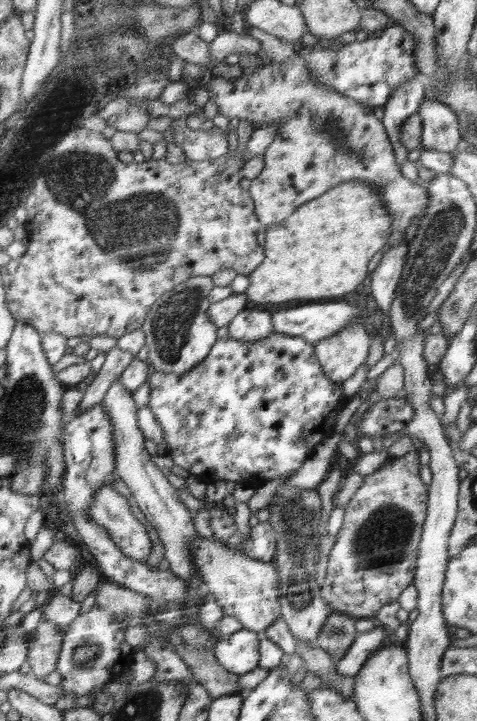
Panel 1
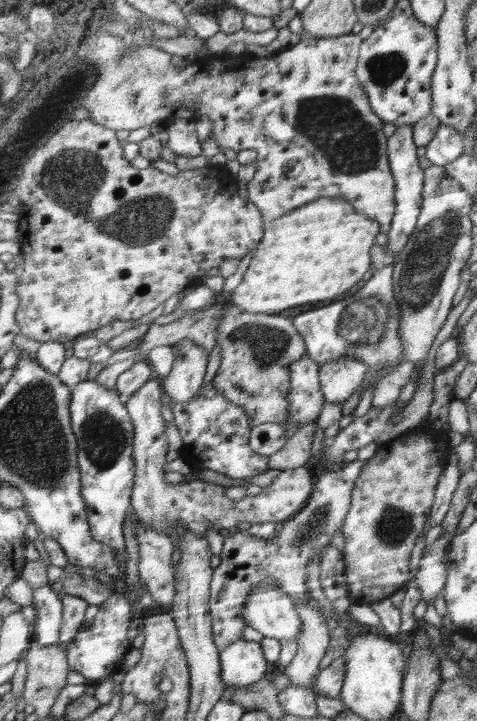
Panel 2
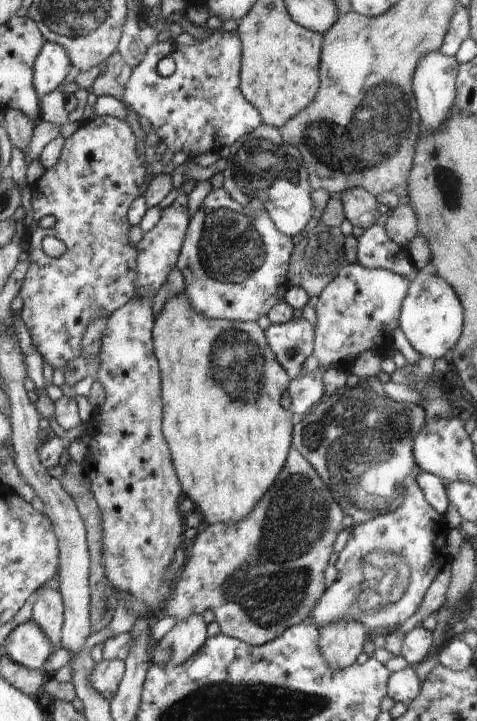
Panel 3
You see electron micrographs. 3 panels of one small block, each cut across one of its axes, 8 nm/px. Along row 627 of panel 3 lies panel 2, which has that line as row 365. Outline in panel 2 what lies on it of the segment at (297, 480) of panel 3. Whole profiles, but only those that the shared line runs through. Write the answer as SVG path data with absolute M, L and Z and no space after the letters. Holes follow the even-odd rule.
M228 304L219 313L219 324L215 334L215 342L220 346L220 368L213 380L214 388L220 390L220 394L224 398L228 398L228 402L232 406L238 406L244 410L244 414L248 416L248 427L251 429L272 422L279 424L283 429L283 436L288 440L296 432L303 428L302 423L297 426L291 426L288 421L288 392L291 390L292 371L289 367L293 366L303 355L307 355L307 346L305 346L304 336L297 330L294 320L286 318L286 316L268 316L268 314L254 314L242 311L240 308Z

